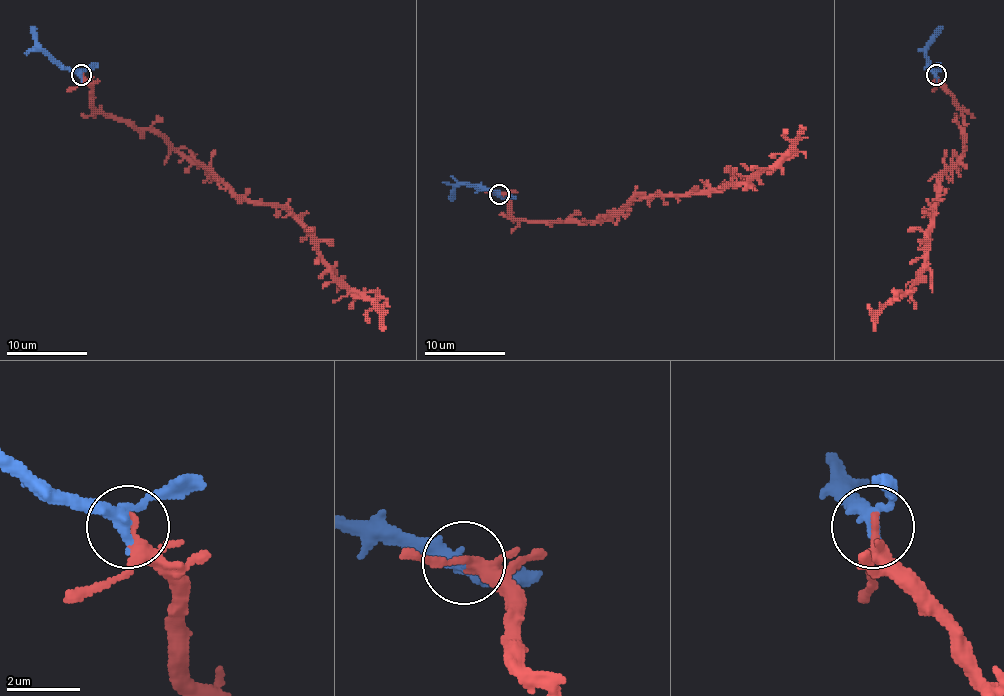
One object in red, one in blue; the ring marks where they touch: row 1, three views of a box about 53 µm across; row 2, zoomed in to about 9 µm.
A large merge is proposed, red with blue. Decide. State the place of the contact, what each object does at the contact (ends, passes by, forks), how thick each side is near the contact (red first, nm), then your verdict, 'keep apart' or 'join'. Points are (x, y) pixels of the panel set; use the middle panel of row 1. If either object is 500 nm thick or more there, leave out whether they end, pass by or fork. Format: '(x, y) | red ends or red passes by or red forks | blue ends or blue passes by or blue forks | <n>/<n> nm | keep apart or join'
(499, 194) | red forks | blue passes by | 200/320 nm | join

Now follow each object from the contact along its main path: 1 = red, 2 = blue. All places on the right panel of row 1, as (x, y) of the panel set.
1: (936, 75), (963, 114), (963, 154), (942, 174), (928, 237), (926, 270), (910, 288), (881, 310), (873, 331)
2: (936, 75), (926, 47), (942, 26)

